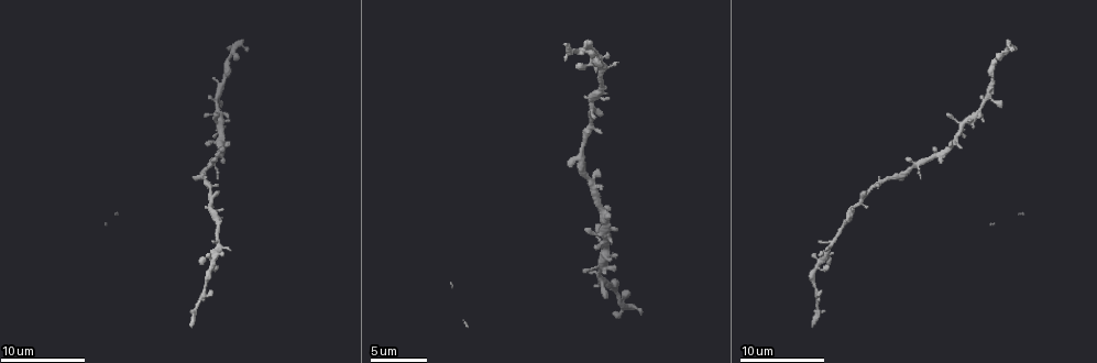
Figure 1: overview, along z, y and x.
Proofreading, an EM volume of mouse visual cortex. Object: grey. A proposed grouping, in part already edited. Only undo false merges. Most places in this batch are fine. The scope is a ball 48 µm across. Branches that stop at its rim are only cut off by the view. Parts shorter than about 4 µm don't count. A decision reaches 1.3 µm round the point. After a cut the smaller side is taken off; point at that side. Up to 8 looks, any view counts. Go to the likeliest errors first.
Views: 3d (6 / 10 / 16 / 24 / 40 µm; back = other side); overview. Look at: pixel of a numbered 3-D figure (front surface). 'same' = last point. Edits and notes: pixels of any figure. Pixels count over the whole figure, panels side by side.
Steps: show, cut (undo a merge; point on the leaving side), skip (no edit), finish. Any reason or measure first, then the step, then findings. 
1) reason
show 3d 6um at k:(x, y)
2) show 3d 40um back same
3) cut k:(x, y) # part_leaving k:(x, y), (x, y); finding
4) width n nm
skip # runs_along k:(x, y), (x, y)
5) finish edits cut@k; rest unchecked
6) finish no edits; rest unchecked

looks like a crossing
show 3d 16um at 1:(216, 142)

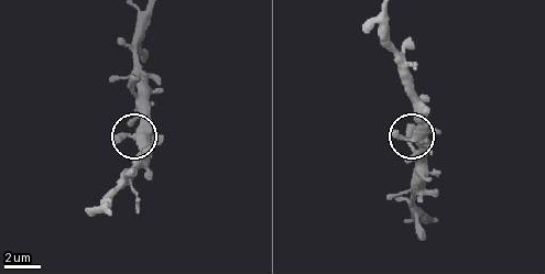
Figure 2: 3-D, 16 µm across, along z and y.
skip # runs_along 2:(388, 40), (399, 56), (414, 105), (418, 170); continuous, no second cell

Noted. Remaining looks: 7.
four-way junction
show 3d 10um at 1:(217, 100)

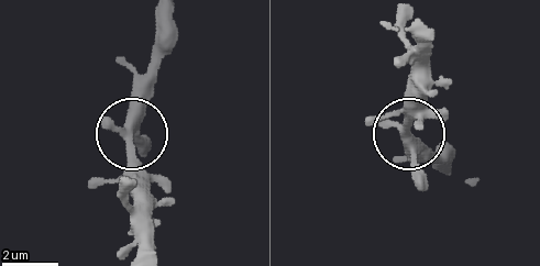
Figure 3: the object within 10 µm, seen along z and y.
arms 4
skip # runs_along 3:(417, 29), (410, 130), (436, 156); one cell here

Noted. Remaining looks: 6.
two arms in line, one across
show 3d 10um at 1:(600, 71)

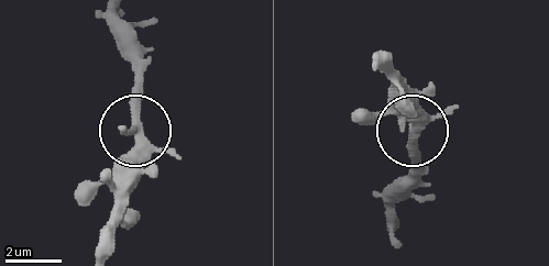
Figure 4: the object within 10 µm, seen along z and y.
arms 3
skip # all the same cell

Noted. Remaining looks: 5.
show 3d 6um at 1:(584, 170)

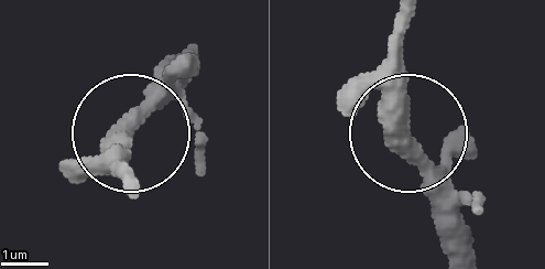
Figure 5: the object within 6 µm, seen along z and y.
width 440 nm
skip # all the same cell

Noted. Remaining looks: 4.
finish no edits; rest unchecked

